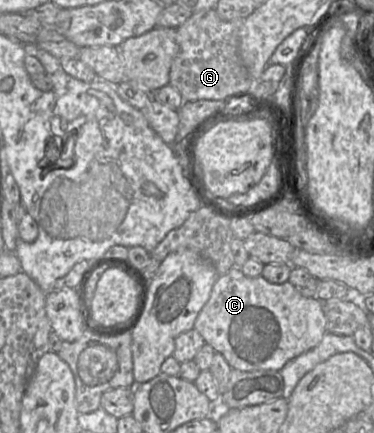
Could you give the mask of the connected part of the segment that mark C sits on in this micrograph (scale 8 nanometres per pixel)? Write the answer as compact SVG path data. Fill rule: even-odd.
M233 267L215 282L207 303L200 311L194 328L205 343L221 353L232 369L280 371L287 362L316 347L327 333L326 317L319 299L302 296L290 282L272 284L262 275L247 277L241 267Z

